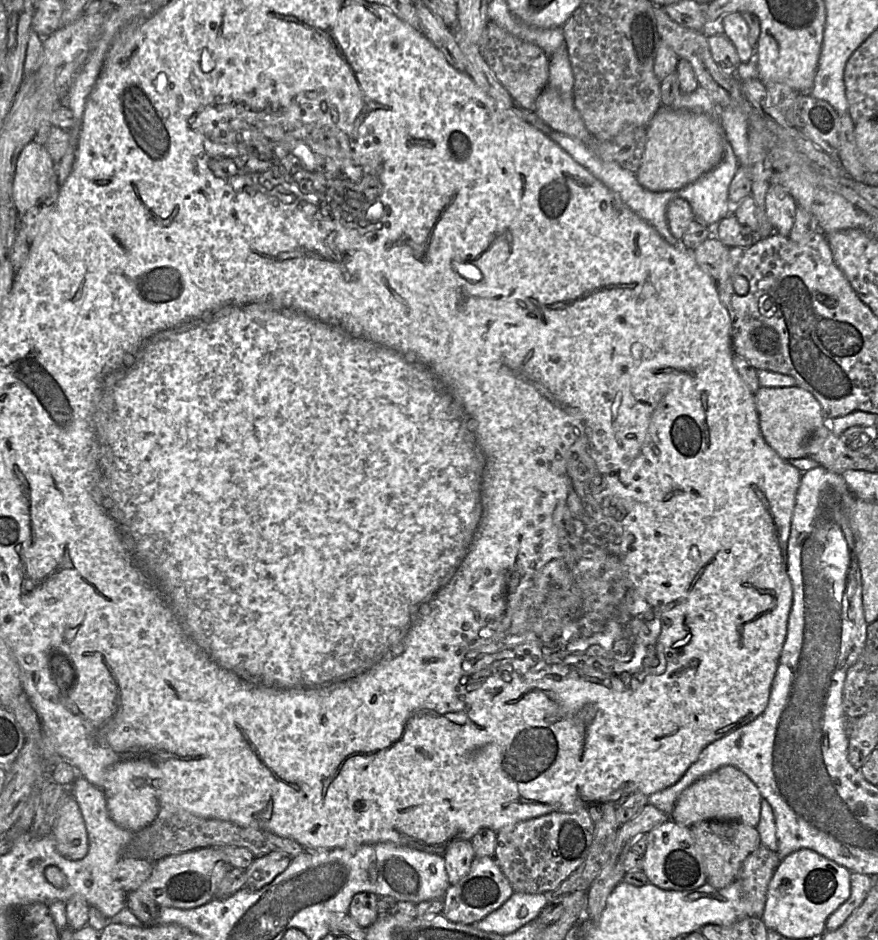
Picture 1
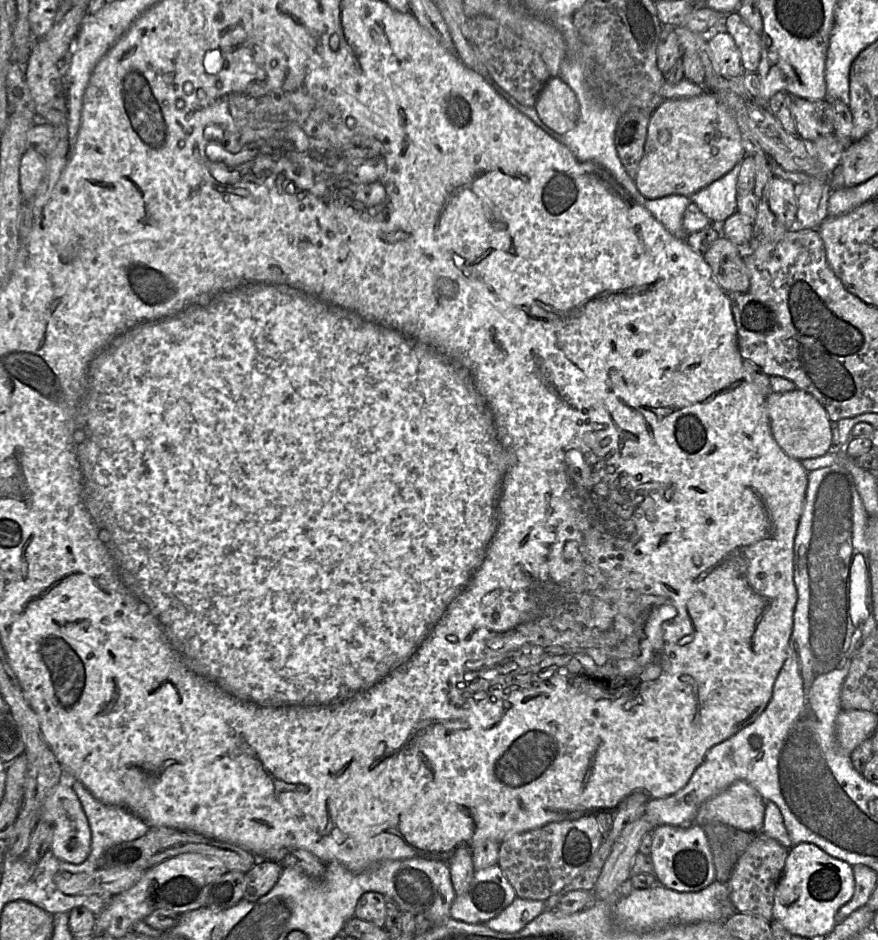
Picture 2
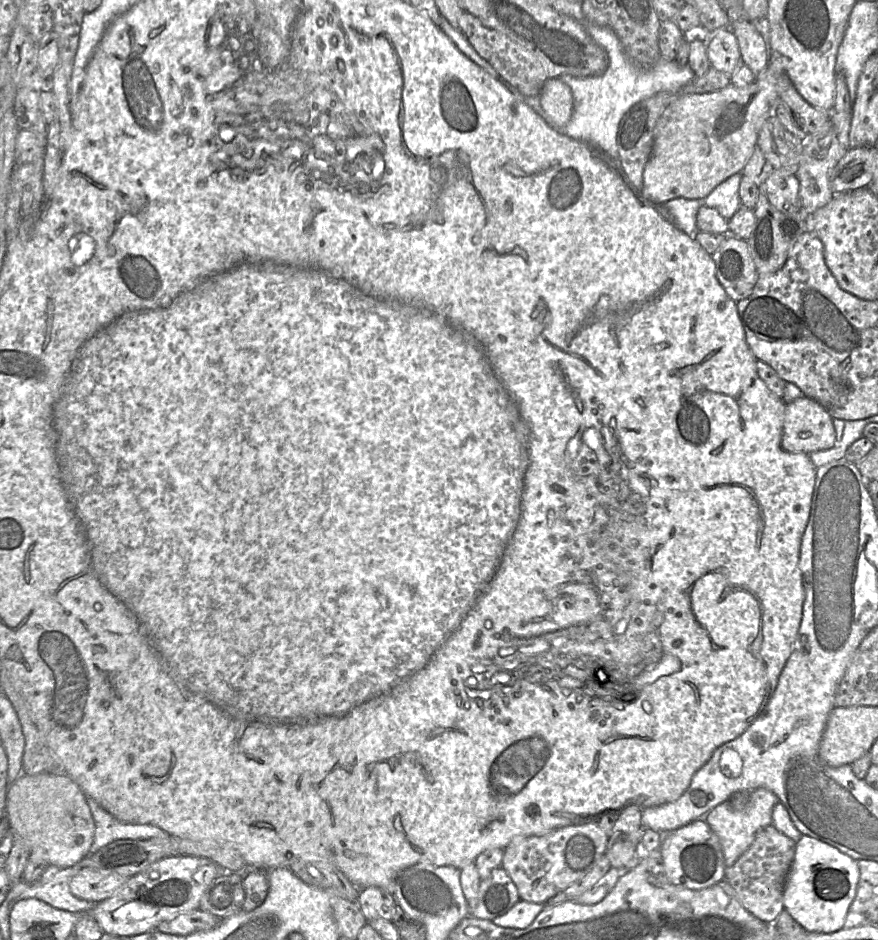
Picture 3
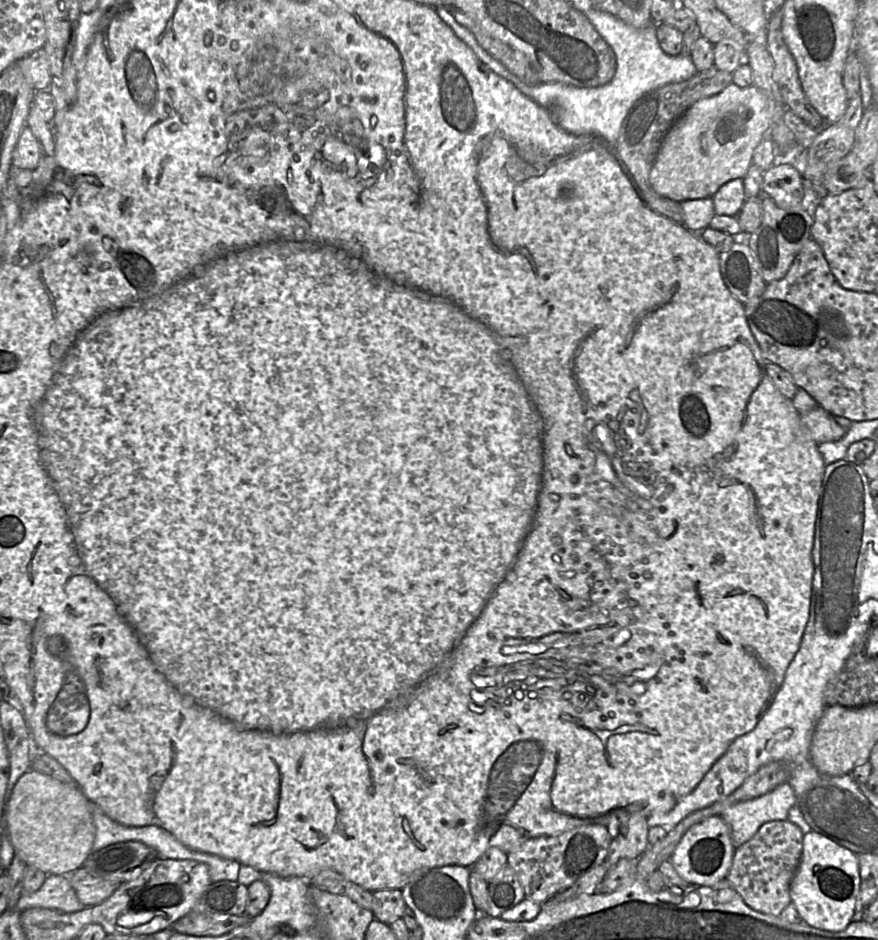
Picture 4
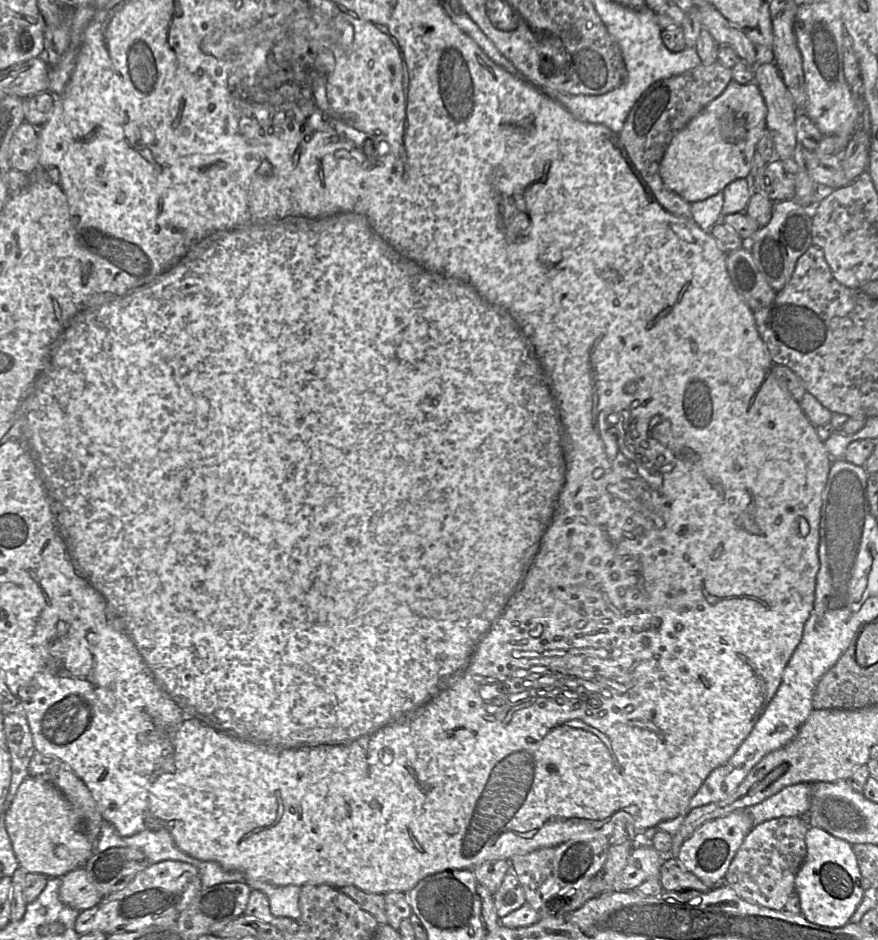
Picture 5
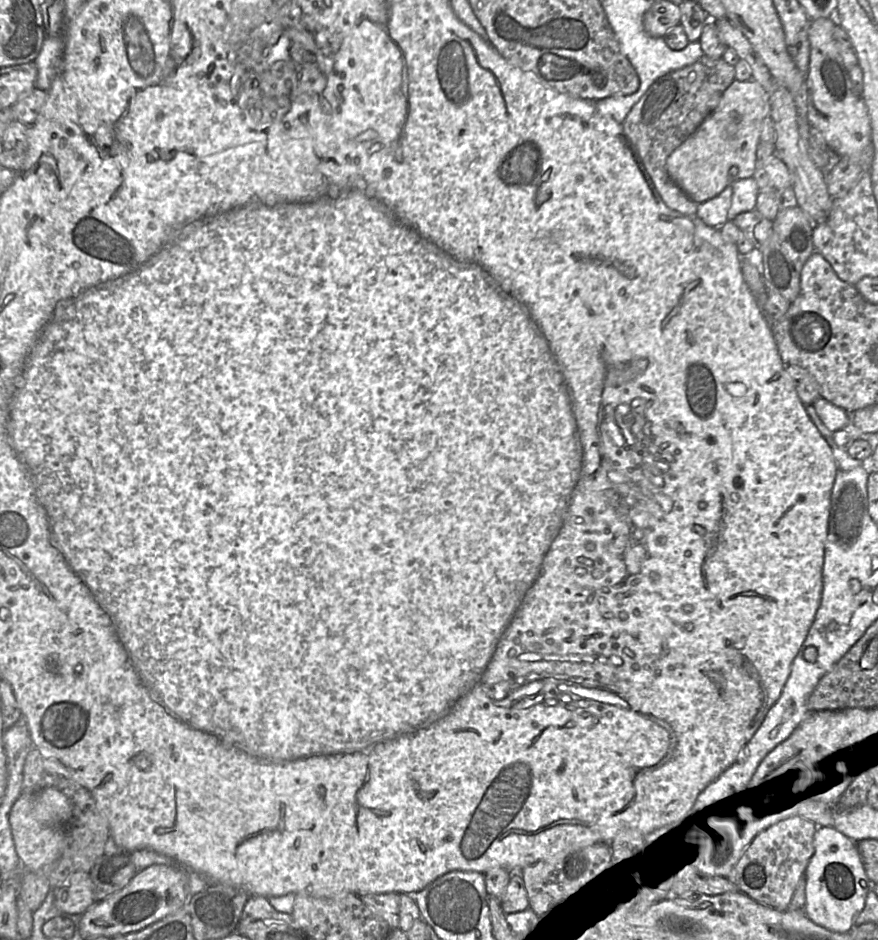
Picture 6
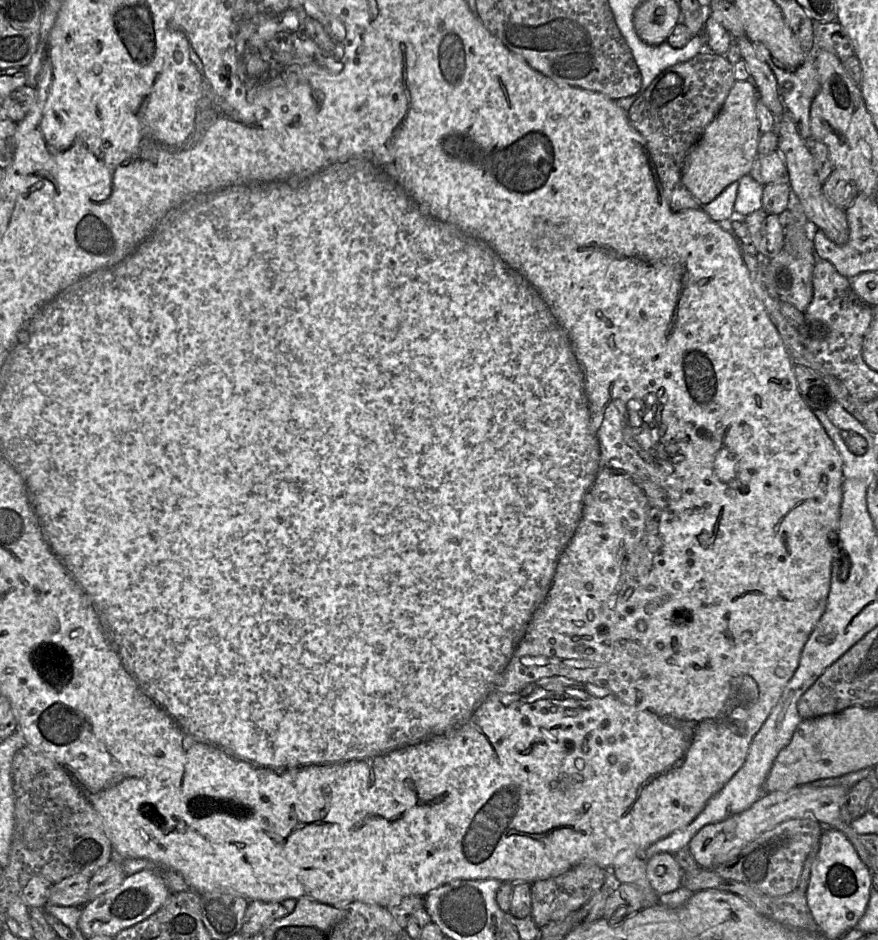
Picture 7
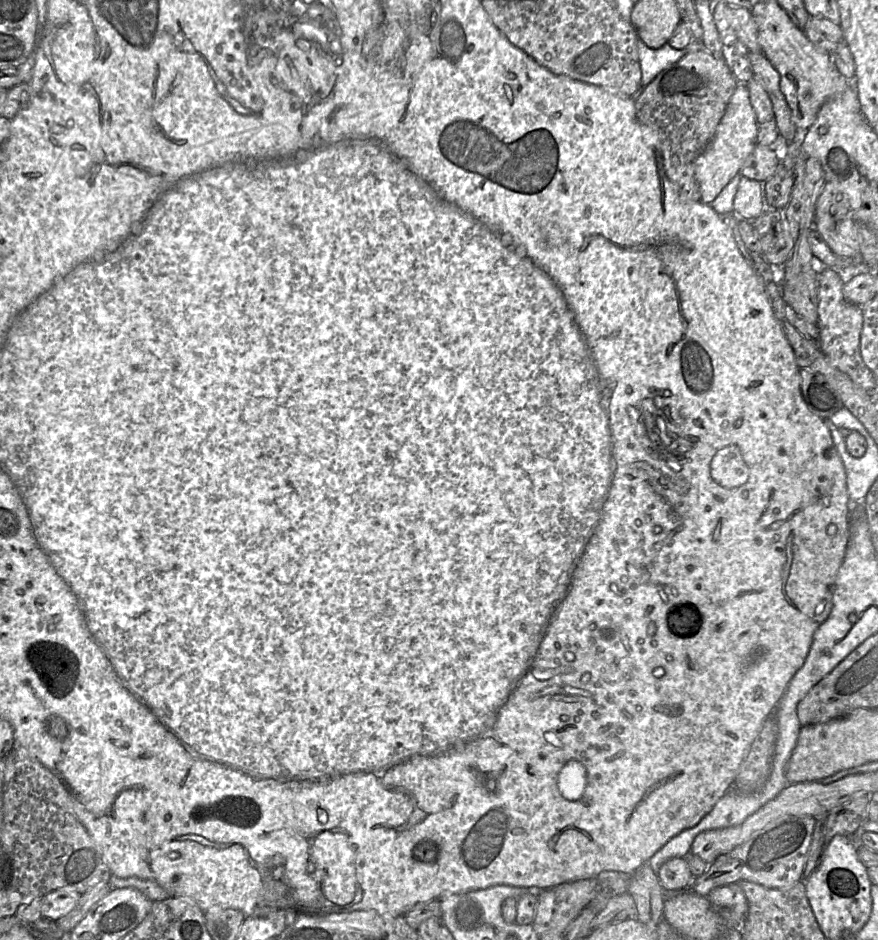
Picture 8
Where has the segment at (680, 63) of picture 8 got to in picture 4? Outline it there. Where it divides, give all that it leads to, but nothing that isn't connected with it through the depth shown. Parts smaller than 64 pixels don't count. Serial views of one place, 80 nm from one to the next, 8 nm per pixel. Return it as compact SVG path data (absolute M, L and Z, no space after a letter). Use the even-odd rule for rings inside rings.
M713 65L708 70L697 72L689 79L665 84L647 92L629 109L621 124L616 141L616 149L620 158L651 209L676 223L683 224L684 221L681 205L679 202L658 195L652 189L649 181L650 170L665 135L676 120L695 102L720 93L731 82L731 73L719 70Z

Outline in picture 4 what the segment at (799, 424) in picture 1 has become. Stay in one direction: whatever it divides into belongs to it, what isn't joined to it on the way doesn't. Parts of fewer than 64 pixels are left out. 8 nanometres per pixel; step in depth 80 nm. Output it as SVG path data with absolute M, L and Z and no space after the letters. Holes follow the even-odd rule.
M822 407L800 415L801 424L807 428L812 439L819 445L838 441L845 436L847 429L841 427L829 412Z

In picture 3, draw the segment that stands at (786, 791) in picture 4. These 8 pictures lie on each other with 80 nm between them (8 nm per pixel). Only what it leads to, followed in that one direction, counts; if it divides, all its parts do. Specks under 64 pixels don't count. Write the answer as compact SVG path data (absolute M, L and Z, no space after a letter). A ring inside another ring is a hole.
M766 789L750 791L750 799L742 811L734 810L728 801L720 803L703 818L719 839L726 868L730 868L748 849L757 834L765 827L772 825L772 812L779 803L777 796Z

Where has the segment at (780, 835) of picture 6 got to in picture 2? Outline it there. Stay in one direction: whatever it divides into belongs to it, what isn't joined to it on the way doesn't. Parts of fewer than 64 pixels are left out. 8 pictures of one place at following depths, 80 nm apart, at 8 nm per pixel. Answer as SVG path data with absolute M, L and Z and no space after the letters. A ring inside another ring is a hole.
M762 832L755 834L753 841L738 859L726 882L731 902L737 912L761 916L768 922L773 920L775 891L782 876L789 850Z

